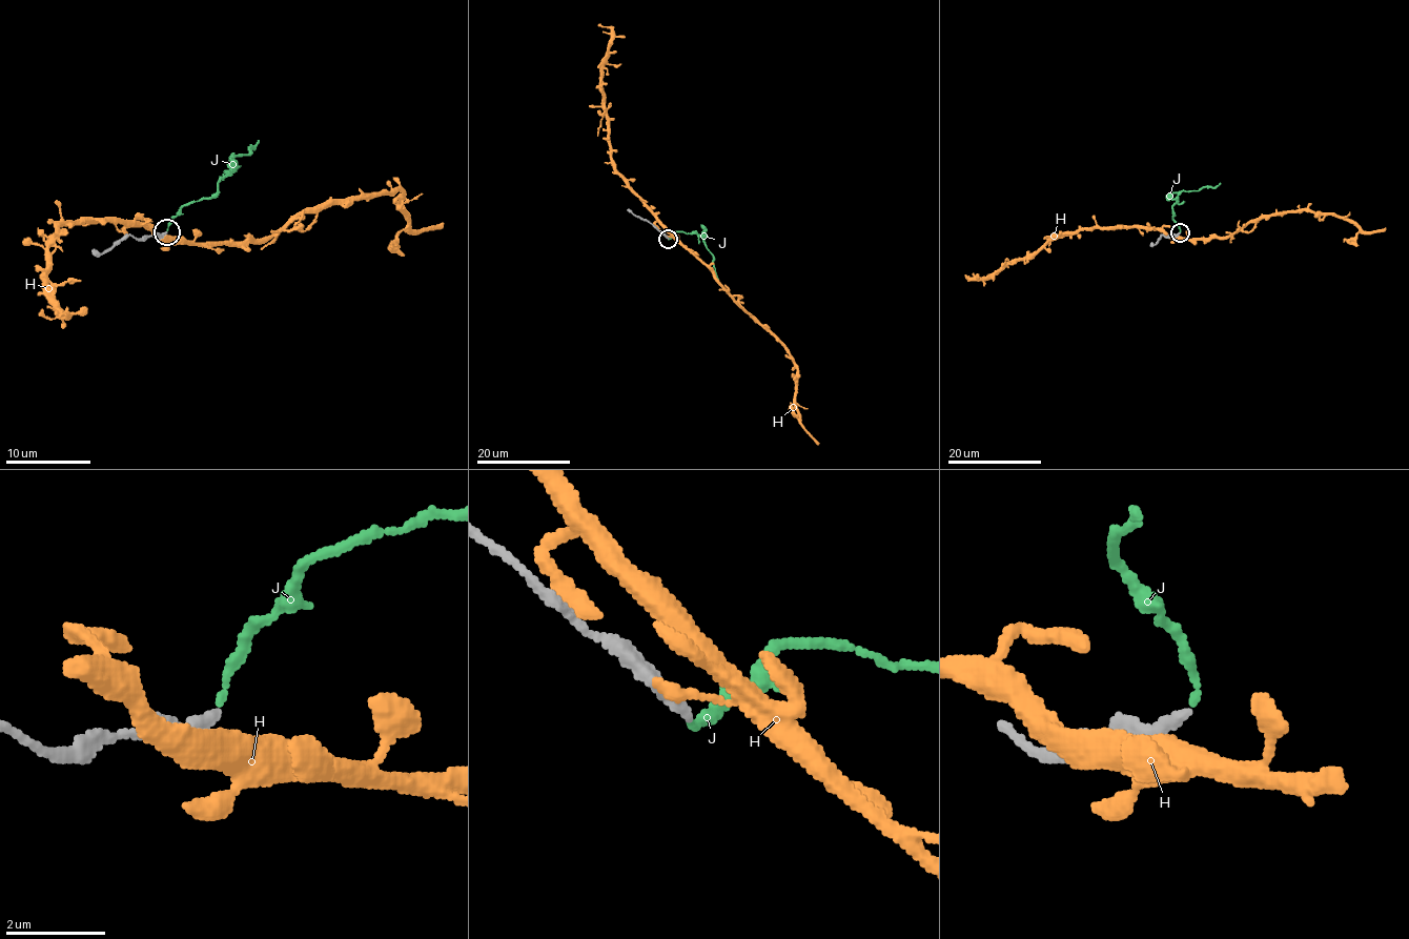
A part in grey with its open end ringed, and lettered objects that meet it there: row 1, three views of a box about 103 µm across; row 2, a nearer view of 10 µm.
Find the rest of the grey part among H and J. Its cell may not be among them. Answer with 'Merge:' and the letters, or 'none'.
Merge: none

